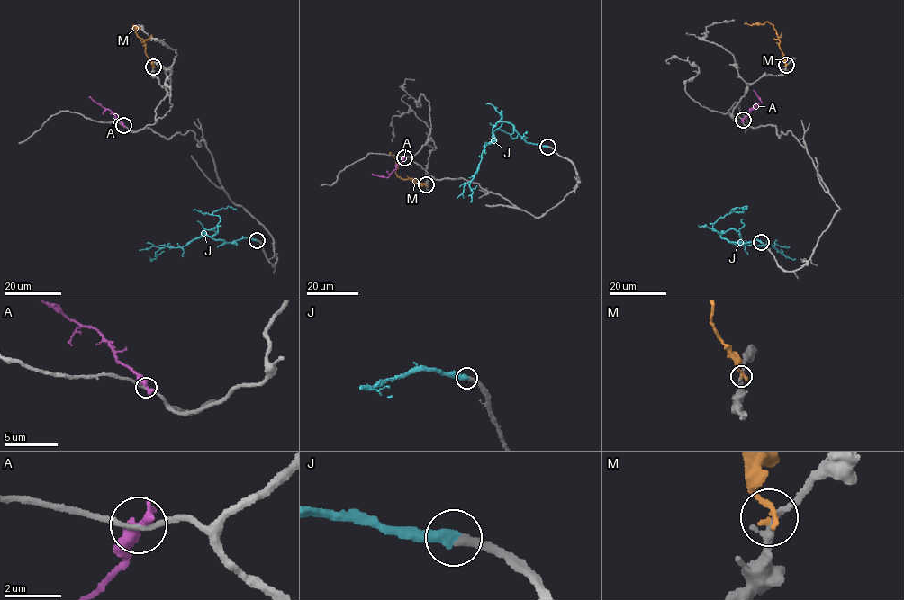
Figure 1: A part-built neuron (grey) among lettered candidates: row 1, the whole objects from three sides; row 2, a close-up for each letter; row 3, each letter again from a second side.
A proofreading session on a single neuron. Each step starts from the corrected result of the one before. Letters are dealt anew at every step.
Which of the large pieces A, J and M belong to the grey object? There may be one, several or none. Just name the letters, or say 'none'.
J

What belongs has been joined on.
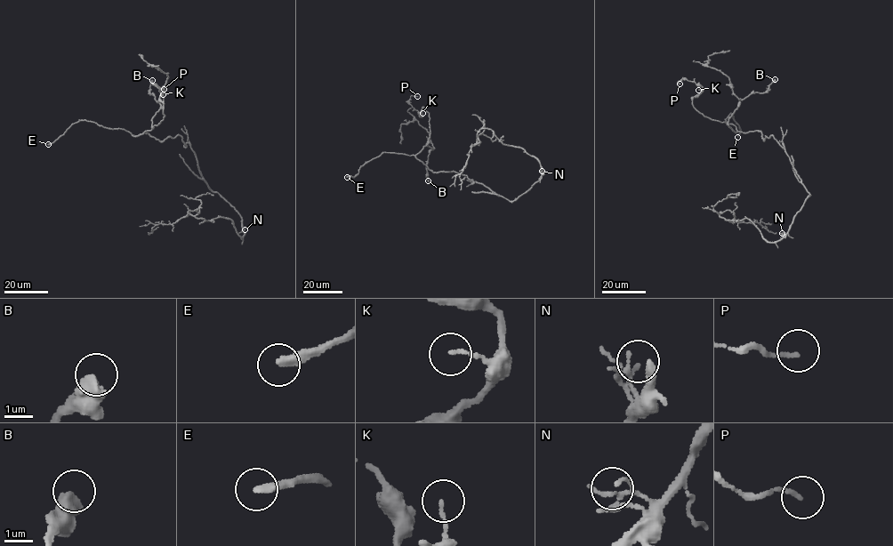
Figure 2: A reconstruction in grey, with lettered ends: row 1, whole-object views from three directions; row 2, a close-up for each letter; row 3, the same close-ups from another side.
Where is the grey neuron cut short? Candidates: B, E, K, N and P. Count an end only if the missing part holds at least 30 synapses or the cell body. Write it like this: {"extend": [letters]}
{"extend": ["E"]}

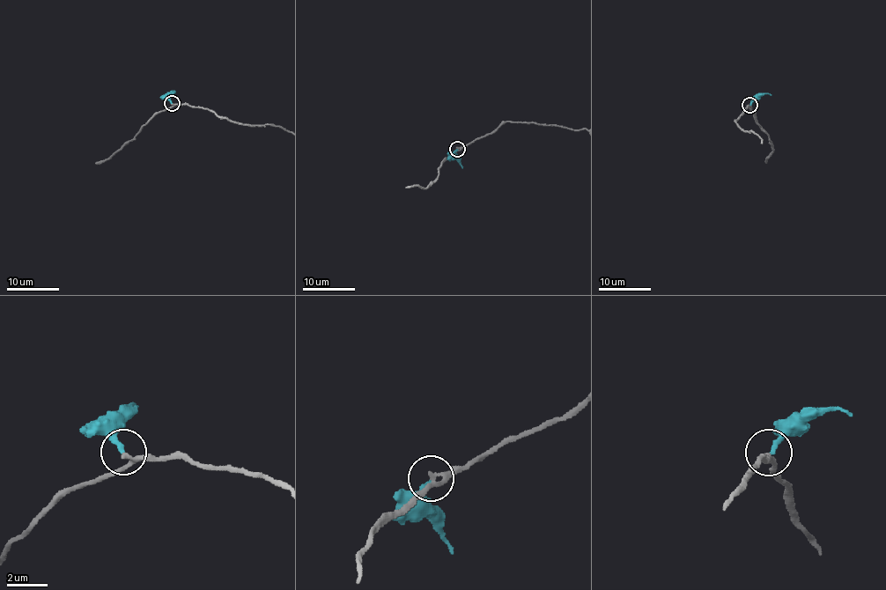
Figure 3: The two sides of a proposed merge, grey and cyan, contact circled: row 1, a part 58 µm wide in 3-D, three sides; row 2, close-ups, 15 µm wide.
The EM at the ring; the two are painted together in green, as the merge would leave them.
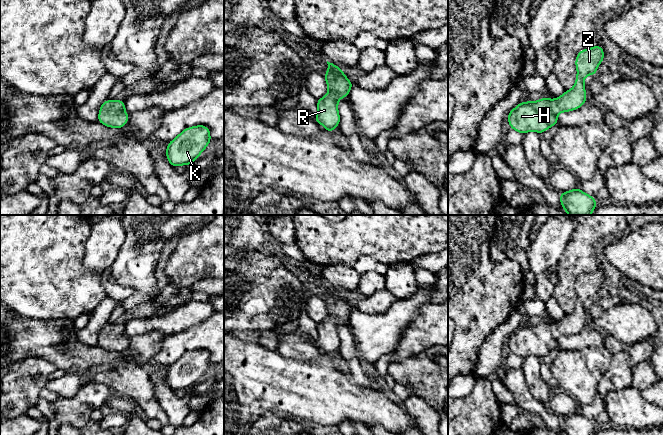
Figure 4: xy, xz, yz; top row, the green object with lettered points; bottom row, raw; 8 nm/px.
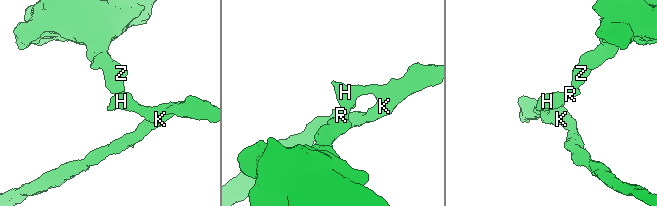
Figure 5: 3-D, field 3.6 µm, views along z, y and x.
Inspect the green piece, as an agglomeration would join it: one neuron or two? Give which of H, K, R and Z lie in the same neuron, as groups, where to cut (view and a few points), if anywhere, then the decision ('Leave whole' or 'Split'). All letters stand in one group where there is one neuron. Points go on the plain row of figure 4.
Groups: H K R Z. No split. Leave whole

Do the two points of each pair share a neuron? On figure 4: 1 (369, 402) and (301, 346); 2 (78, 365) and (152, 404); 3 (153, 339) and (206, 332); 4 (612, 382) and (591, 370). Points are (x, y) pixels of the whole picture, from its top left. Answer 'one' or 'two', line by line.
1: two
2: one
3: two
4: two

